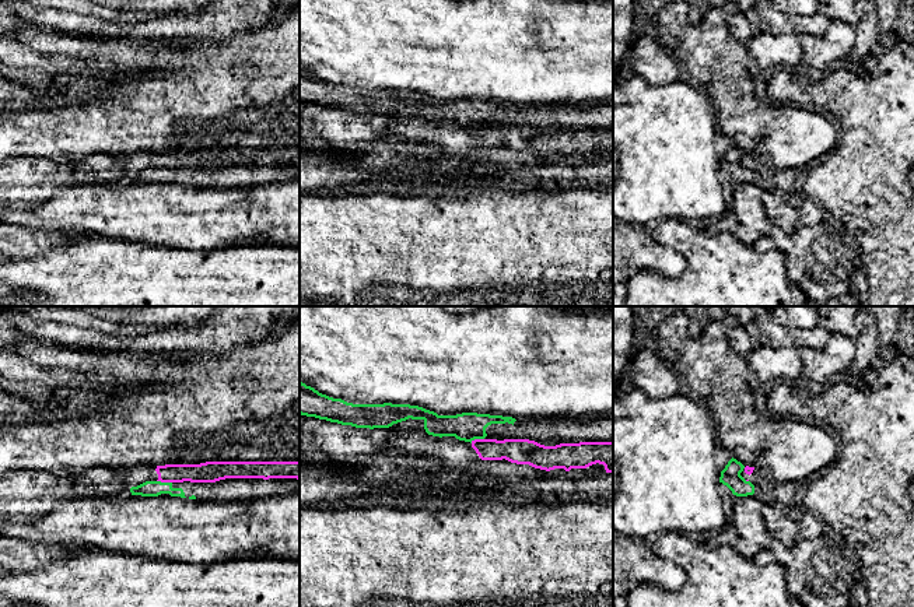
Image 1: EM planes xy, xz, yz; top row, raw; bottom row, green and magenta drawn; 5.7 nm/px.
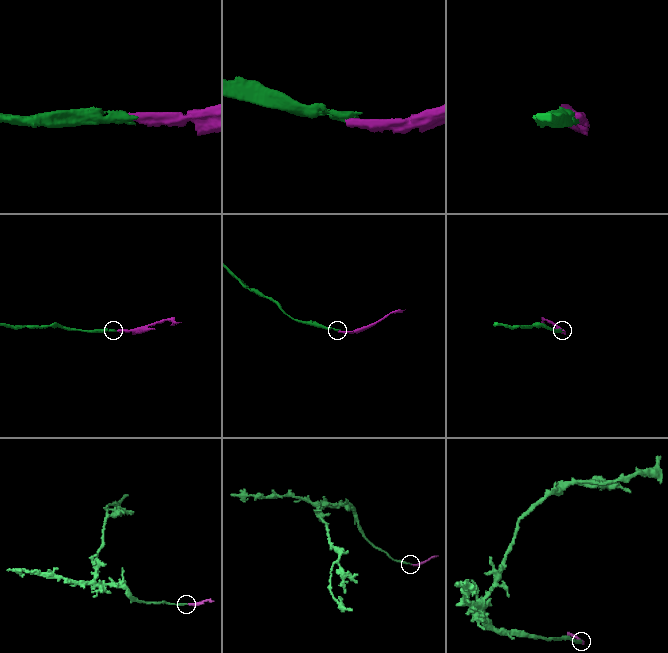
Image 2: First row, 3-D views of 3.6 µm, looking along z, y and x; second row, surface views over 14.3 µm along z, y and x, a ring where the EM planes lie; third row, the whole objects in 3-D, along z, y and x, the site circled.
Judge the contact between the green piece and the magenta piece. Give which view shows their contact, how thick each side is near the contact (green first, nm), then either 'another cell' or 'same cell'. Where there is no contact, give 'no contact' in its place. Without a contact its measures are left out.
xy | 100/110 nm | another cell

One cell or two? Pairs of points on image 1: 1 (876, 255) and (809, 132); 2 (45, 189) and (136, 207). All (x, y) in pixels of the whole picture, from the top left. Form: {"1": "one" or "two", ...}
{"1": "two", "2": "two"}

